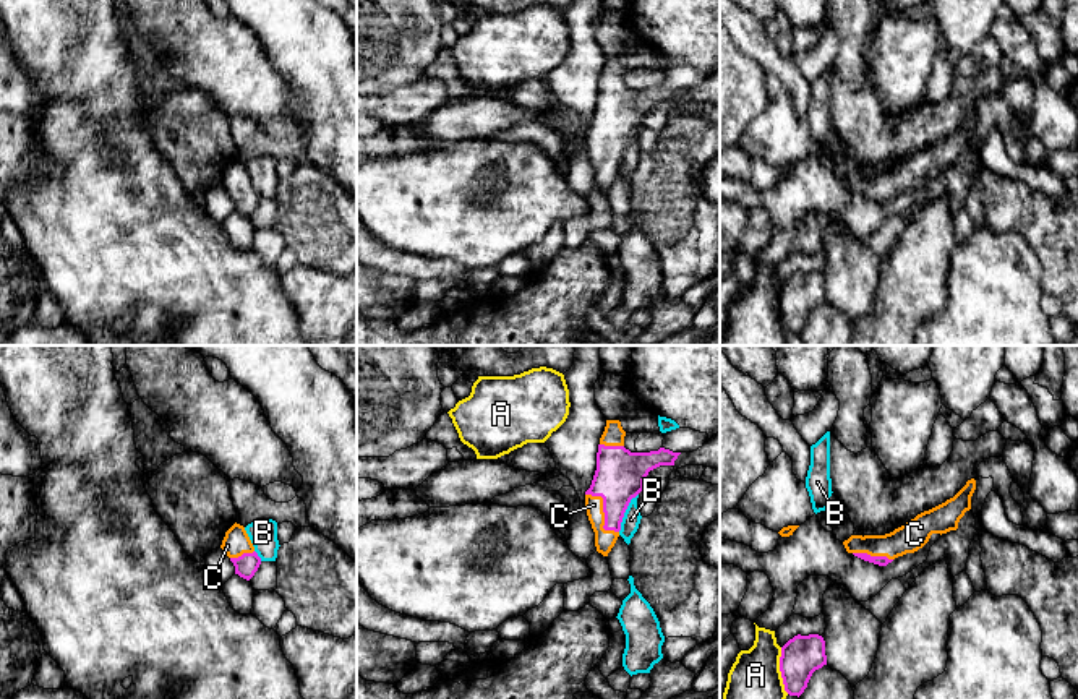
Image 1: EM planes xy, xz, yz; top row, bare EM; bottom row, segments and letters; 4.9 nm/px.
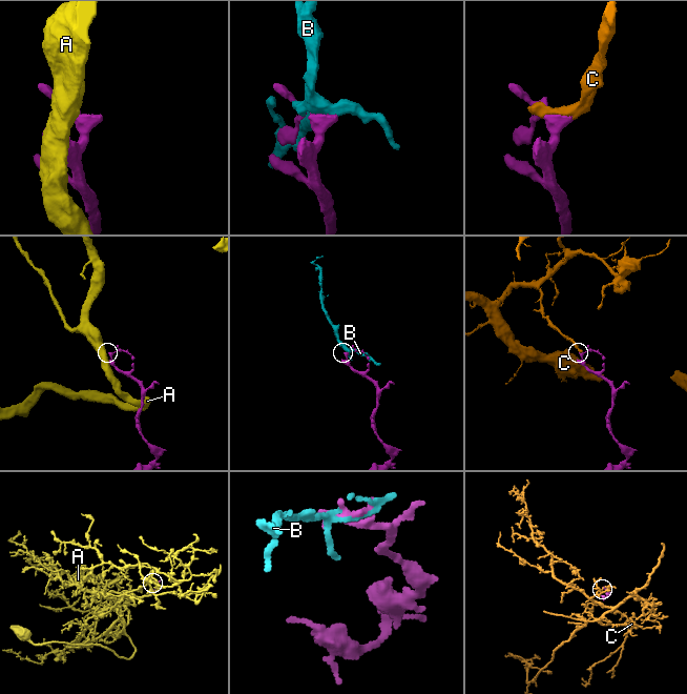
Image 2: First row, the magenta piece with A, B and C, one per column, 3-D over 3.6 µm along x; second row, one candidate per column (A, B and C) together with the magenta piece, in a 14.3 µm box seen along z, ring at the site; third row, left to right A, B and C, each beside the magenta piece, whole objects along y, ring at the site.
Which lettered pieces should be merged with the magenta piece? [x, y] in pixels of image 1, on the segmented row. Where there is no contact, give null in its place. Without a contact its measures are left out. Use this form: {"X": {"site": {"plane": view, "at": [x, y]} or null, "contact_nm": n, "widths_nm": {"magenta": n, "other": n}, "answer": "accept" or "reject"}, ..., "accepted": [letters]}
{"A": {"site": {"plane": "yz", "at": [780, 670]}, "contact_nm": 240, "widths_nm": {"magenta": 200, "other": 240}, "answer": "reject"}, "B": {"site": {"plane": "xz", "at": [624, 511]}, "contact_nm": 220, "widths_nm": {"magenta": 240, "other": 90}, "answer": "reject"}, "C": {"site": {"plane": "xz", "at": [603, 511]}, "contact_nm": 260, "widths_nm": {"magenta": 240, "other": 100}, "answer": "accept"}, "accepted": ["C"]}

